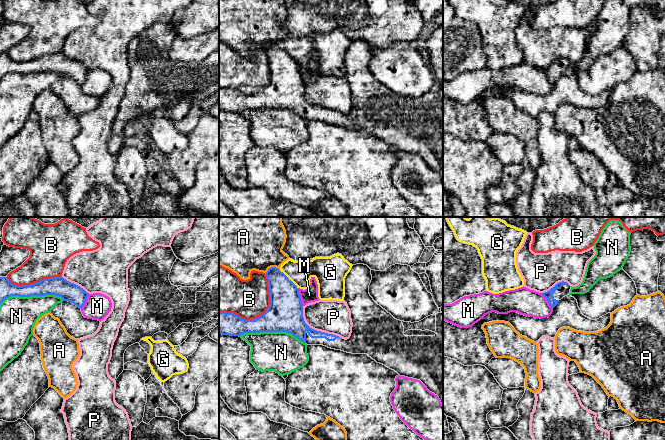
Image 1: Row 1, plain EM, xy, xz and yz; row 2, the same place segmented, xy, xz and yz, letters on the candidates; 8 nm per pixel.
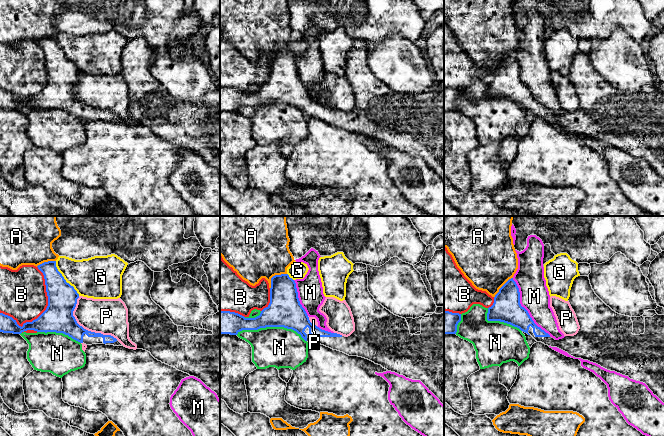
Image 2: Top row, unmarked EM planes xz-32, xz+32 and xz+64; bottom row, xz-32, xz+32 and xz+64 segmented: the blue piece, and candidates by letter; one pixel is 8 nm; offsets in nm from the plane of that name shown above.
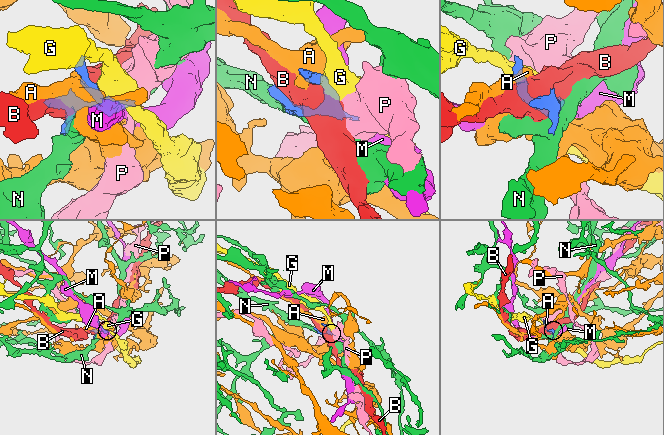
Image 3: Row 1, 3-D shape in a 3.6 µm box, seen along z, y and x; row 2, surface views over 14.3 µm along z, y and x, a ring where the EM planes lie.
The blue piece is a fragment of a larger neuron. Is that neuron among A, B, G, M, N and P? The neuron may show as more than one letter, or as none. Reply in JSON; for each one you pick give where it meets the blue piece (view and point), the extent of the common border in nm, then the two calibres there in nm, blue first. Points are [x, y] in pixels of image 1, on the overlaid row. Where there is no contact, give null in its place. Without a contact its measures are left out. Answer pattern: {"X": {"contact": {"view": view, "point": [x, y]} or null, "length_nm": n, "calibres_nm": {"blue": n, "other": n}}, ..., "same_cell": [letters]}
{"same_cell": []}

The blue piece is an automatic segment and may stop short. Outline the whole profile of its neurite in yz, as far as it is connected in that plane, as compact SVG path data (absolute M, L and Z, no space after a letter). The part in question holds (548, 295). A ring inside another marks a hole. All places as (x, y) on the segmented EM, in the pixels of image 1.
M559 282L549 291L542 293L551 307L555 307L565 296L569 295L571 286L567 282Z

